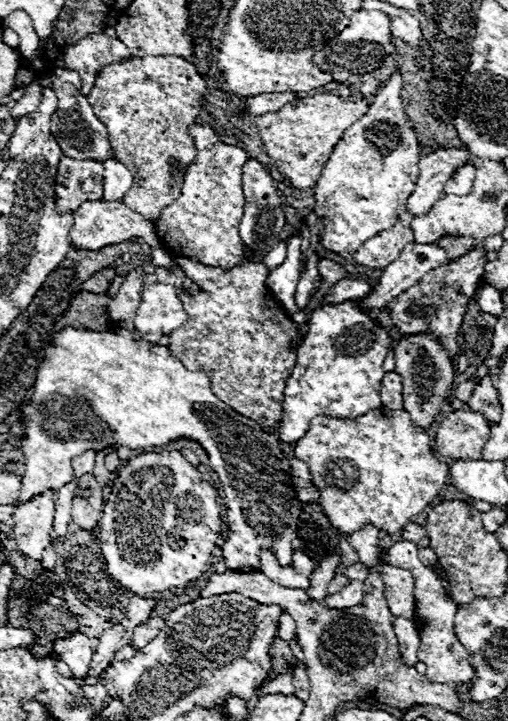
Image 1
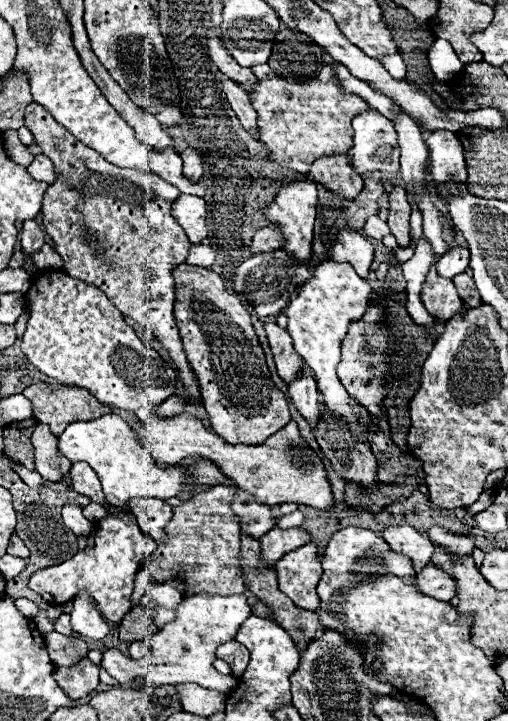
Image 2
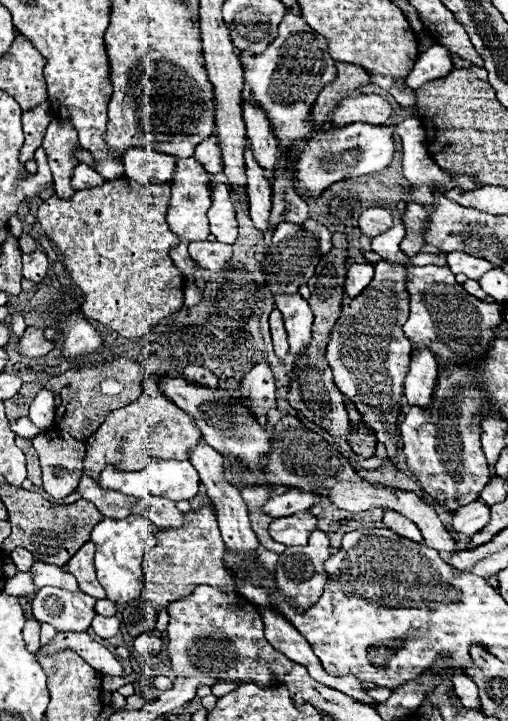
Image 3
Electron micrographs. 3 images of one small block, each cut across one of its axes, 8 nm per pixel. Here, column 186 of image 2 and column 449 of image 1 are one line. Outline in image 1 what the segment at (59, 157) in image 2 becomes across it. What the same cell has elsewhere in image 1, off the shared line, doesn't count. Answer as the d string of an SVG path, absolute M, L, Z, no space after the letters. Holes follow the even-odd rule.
M444 236L442 240L438 240L434 244L446 248L446 252L450 254L450 258L456 260L456 258L468 254L468 250L476 246L476 240L472 240L472 238L450 238L450 236ZM424 334L402 338L400 346L394 350L394 358L396 358L396 372L404 378L402 380L404 410L410 412L414 424L418 424L420 428L428 432L452 390L452 378L454 378L452 362L446 350L434 338L424 336Z

